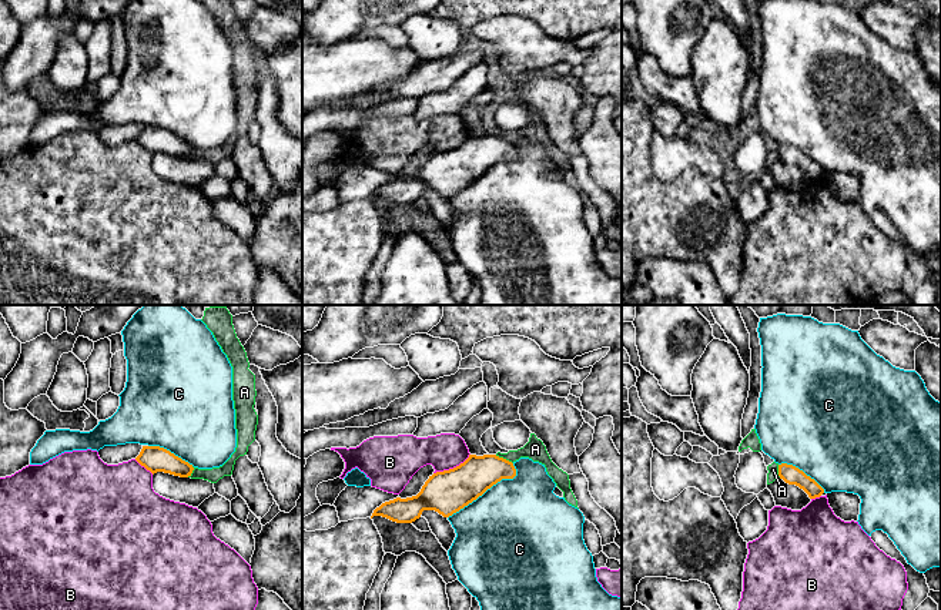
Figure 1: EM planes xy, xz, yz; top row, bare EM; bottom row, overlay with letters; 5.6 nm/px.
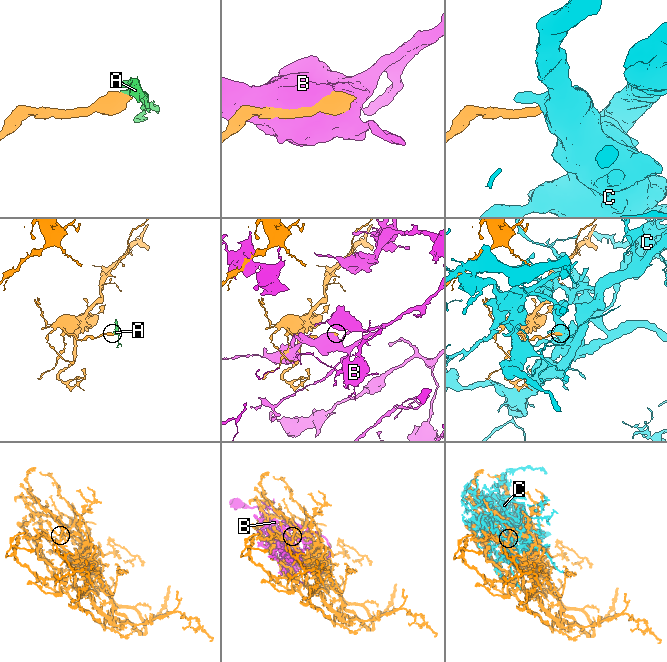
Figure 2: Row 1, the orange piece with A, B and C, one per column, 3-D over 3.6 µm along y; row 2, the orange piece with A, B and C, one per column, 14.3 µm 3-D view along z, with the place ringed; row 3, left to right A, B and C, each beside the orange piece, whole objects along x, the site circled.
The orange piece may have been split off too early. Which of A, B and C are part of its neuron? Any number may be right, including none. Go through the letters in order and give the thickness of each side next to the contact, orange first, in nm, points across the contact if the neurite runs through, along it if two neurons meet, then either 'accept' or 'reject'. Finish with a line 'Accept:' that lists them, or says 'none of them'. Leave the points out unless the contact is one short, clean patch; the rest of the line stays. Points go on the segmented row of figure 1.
A: calibres 220 and 120 nm; border xz (495, 455), (512, 463); reject
B: calibres 240 and 200 nm; reject
C: calibres 240 and 500 nm; reject
Accept: none of them

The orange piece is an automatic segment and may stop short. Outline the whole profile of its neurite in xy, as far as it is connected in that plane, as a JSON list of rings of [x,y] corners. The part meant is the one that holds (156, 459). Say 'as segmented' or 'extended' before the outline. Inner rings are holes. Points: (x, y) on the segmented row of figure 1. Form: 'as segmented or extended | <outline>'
as segmented | [[[143,446],[135,460],[153,475],[164,472],[180,477],[188,477],[194,470],[192,465],[160,446]]]

